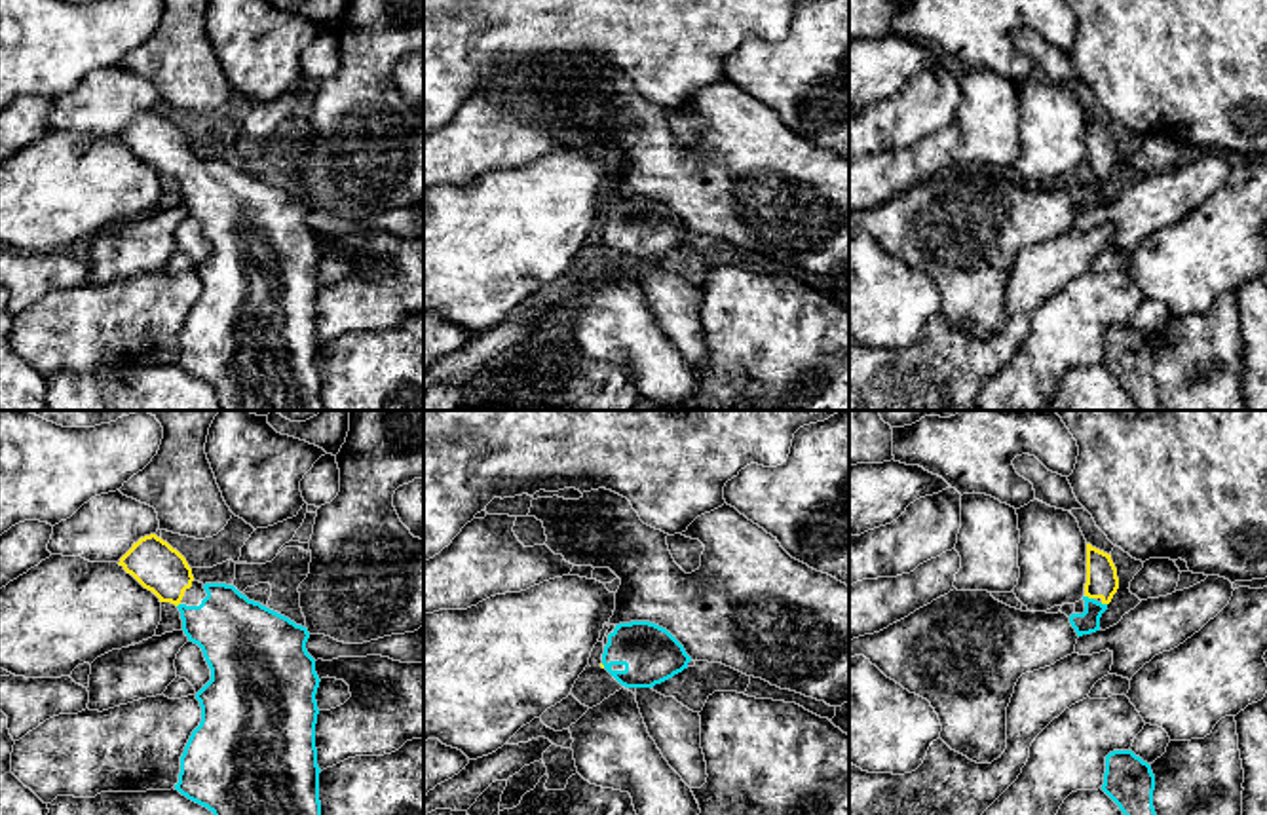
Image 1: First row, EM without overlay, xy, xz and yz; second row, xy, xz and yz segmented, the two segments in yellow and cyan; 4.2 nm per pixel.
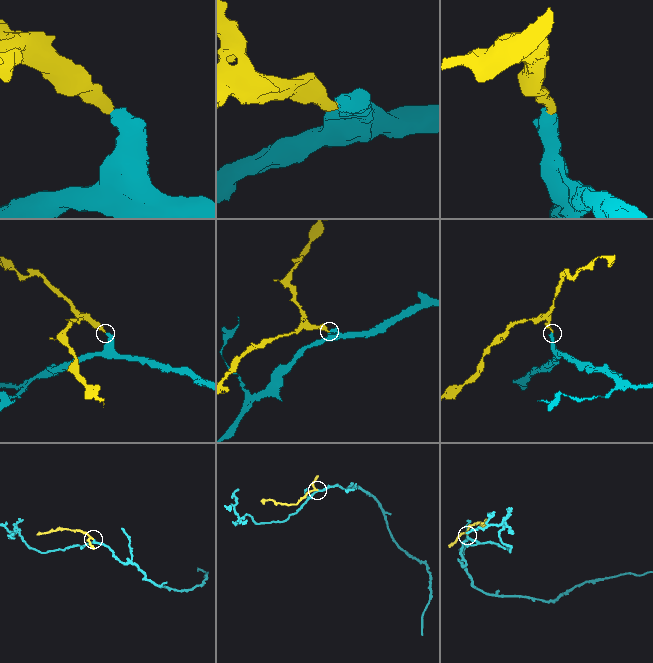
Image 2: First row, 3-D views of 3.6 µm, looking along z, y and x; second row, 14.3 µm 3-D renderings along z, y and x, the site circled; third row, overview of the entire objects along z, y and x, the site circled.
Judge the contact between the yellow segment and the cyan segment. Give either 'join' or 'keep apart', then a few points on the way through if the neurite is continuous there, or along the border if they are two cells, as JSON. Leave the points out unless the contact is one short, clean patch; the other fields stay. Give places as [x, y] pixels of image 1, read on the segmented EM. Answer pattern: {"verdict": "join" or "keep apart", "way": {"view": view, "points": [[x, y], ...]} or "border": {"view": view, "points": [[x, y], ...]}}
{"verdict": "join", "way": {"view": "yz", "points": [[1102, 582], [1089, 597], [1089, 622]]}}

